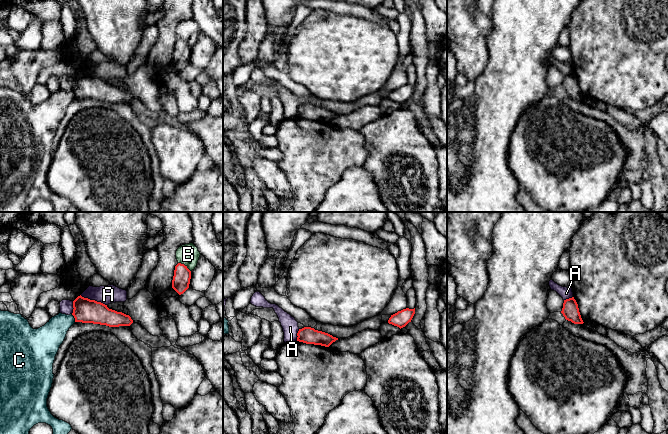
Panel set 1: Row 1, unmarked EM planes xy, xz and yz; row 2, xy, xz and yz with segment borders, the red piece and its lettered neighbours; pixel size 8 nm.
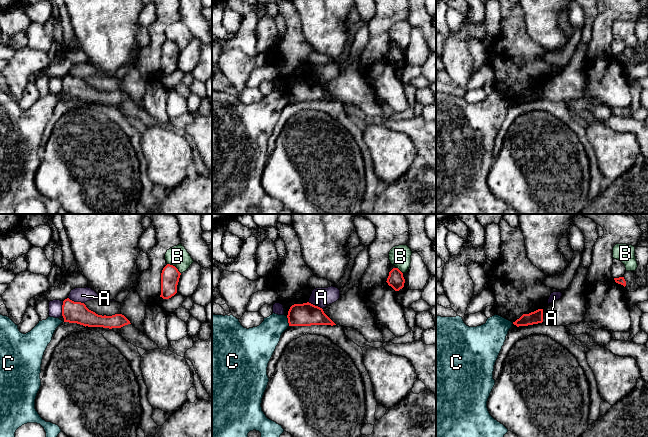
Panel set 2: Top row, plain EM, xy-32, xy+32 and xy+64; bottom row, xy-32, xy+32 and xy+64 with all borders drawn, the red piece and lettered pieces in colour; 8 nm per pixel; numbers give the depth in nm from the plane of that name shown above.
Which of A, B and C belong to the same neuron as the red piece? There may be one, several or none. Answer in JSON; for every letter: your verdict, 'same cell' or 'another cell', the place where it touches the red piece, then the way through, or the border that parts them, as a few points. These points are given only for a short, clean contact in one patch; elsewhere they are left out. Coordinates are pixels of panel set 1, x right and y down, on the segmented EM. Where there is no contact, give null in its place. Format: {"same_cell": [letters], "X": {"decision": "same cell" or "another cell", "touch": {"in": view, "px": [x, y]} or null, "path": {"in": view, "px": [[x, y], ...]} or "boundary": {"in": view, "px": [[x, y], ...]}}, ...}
{"same_cell": [], "A": {"decision": "another cell", "touch": {"in": "xy", "px": [93, 300]}}, "B": {"decision": "another cell", "touch": {"in": "xy", "px": [184, 265]}, "boundary": {"in": "xy", "px": [[178, 262], [182, 263], [190, 271]]}}, "C": {"decision": "another cell", "touch": {"in": "xy", "px": [74, 317]}, "boundary": {"in": "xy", "px": [[71, 314], [75, 321]]}}}

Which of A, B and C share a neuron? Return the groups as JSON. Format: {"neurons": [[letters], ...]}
{"neurons": [["A"], ["B"], ["C"]]}

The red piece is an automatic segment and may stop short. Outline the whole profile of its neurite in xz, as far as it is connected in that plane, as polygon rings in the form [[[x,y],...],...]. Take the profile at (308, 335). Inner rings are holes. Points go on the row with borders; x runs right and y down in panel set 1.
[[[304,327],[302,329],[299,329],[297,336],[297,341],[299,342],[321,345],[325,347],[329,347],[333,342],[338,340],[338,338],[333,337],[328,333],[315,330],[311,327]]]

